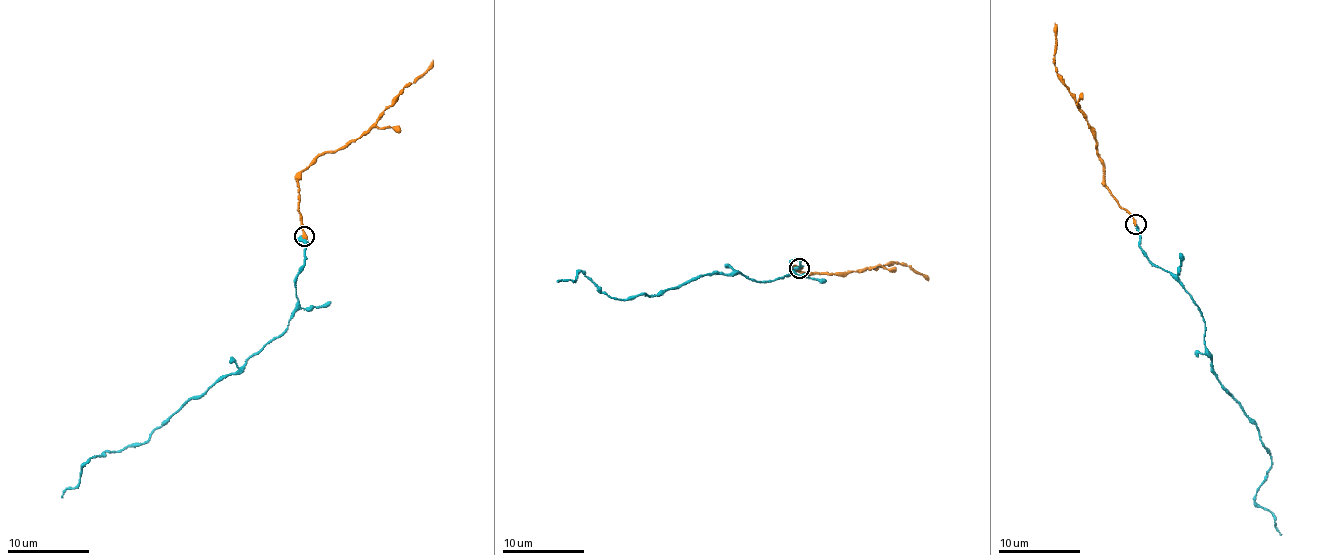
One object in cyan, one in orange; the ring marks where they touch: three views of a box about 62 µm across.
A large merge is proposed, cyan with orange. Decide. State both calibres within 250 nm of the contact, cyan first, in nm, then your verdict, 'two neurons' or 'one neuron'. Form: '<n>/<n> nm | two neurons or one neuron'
360/360 nm | one neuron

